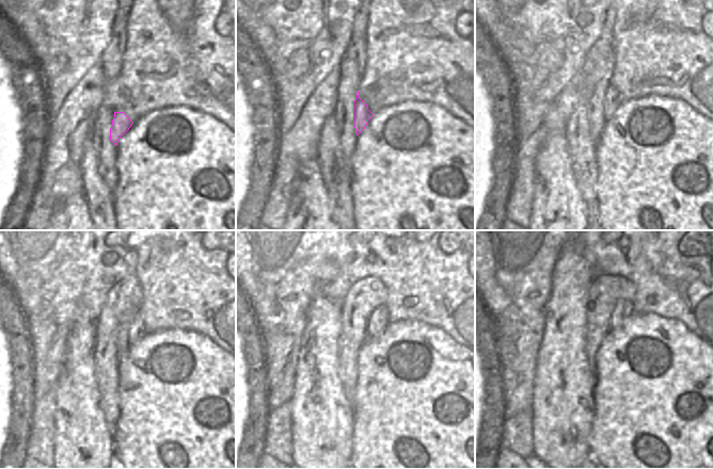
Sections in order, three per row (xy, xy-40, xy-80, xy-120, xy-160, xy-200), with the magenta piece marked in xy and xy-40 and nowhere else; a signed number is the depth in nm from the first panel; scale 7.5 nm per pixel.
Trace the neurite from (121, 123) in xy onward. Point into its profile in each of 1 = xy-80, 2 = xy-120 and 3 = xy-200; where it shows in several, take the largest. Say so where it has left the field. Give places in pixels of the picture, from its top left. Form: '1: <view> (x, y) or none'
1: xy-80 (605, 100)
2: xy-120 (130, 329)
3: xy-200 (623, 309)

